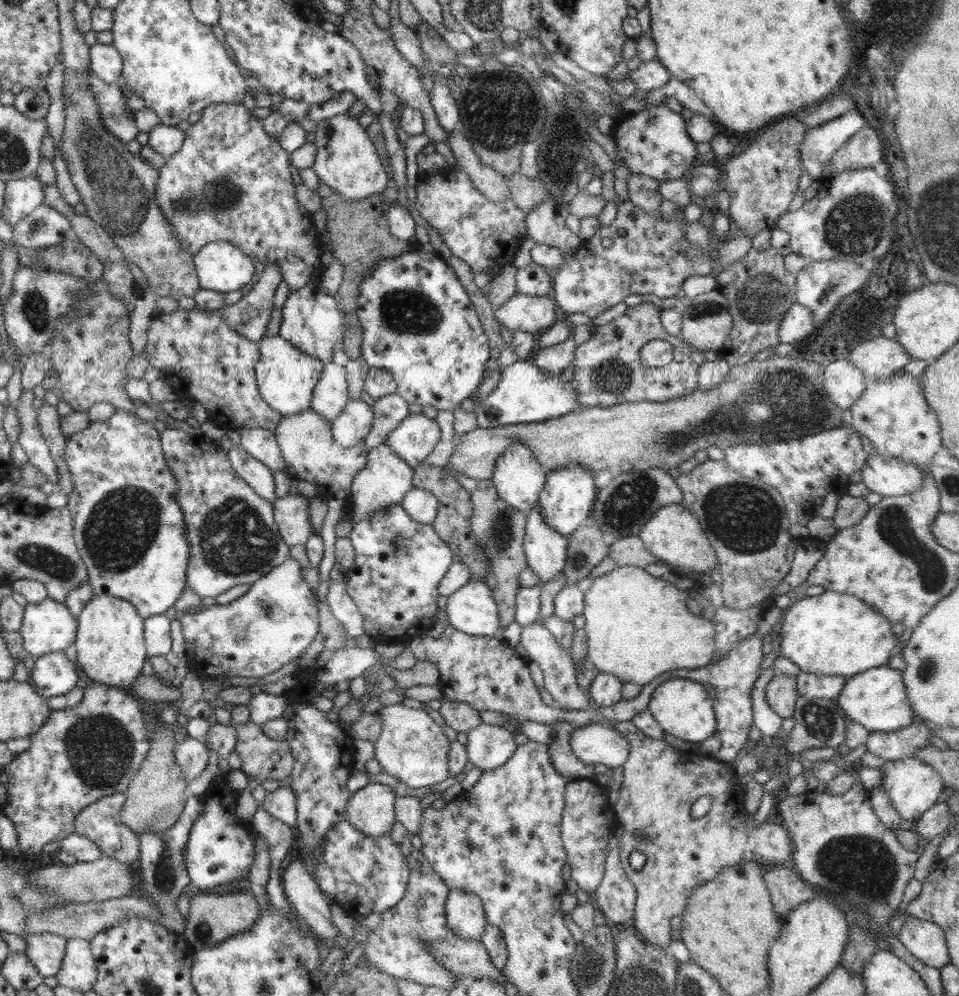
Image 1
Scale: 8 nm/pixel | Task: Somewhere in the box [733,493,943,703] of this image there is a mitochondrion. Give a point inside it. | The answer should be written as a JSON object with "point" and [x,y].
{"point":[928,666]}

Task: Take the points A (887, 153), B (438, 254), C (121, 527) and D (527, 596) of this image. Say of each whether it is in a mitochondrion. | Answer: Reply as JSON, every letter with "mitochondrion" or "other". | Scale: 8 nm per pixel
{"A":"other","B":"other","C":"mitochondrion","D":"other"}

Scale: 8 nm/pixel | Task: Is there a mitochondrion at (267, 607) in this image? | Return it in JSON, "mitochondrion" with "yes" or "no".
{"mitochondrion":"yes"}

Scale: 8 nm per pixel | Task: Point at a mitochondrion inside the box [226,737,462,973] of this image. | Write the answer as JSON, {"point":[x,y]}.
{"point":[417,931]}

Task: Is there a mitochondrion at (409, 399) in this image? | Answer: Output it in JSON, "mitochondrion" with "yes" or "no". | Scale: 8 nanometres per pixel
{"mitochondrion":"no"}

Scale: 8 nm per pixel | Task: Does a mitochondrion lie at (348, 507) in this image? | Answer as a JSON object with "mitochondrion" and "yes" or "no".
{"mitochondrion":"no"}

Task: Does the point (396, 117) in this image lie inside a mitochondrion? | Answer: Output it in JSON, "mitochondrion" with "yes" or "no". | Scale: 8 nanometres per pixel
{"mitochondrion":"no"}

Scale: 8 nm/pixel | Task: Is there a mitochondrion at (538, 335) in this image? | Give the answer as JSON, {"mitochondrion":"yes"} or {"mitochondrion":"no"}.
{"mitochondrion":"no"}

